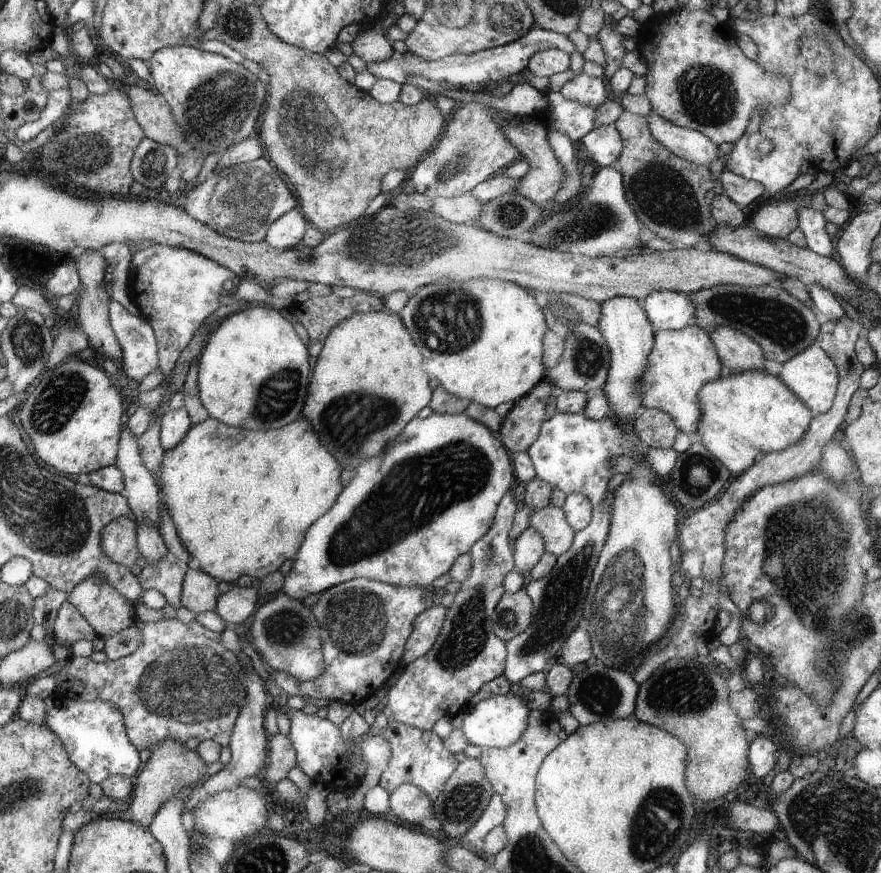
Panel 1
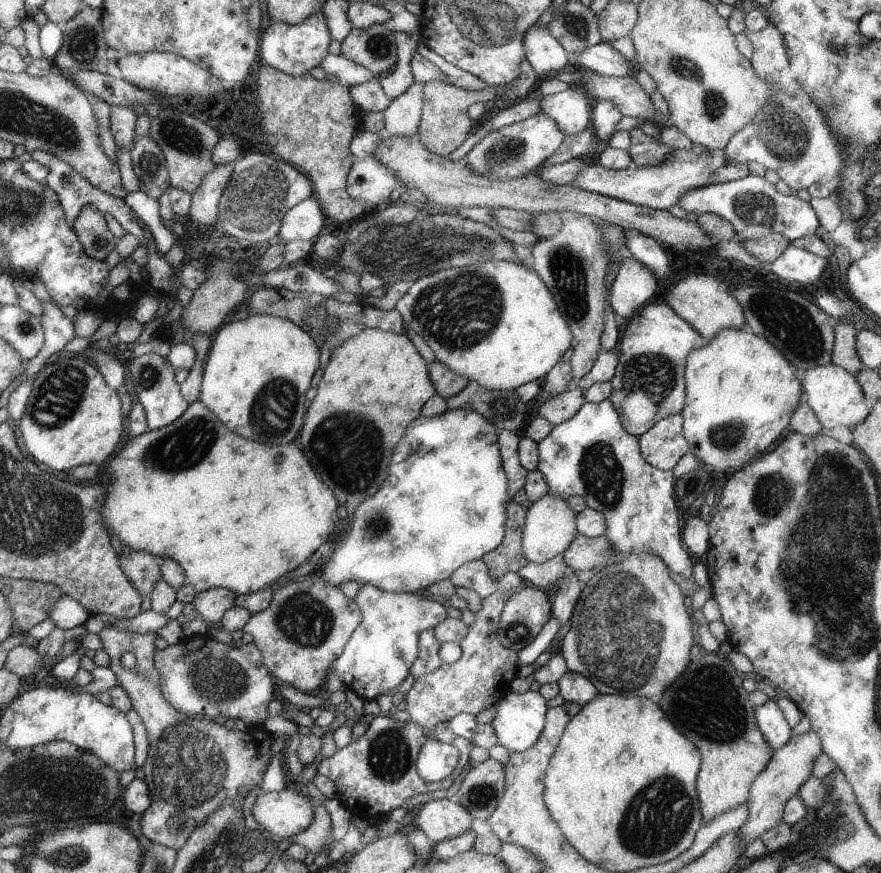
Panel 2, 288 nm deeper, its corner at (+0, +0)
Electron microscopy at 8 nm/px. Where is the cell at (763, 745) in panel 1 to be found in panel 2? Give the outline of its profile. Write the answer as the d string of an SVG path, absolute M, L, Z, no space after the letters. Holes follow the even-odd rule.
M767 700L761 706L753 708L755 712L755 722L759 732L765 736L767 744L771 746L773 752L777 752L779 748L783 748L789 740L791 740L791 726L785 720L783 712L779 710L775 700Z

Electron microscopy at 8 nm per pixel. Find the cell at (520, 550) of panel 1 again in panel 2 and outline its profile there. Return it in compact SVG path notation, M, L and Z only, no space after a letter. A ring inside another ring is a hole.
M545 494L537 502L527 504L525 514L525 526L521 532L521 550L527 560L527 564L545 564L555 556L561 556L573 540L579 536L577 532L577 512L563 500L561 496Z

